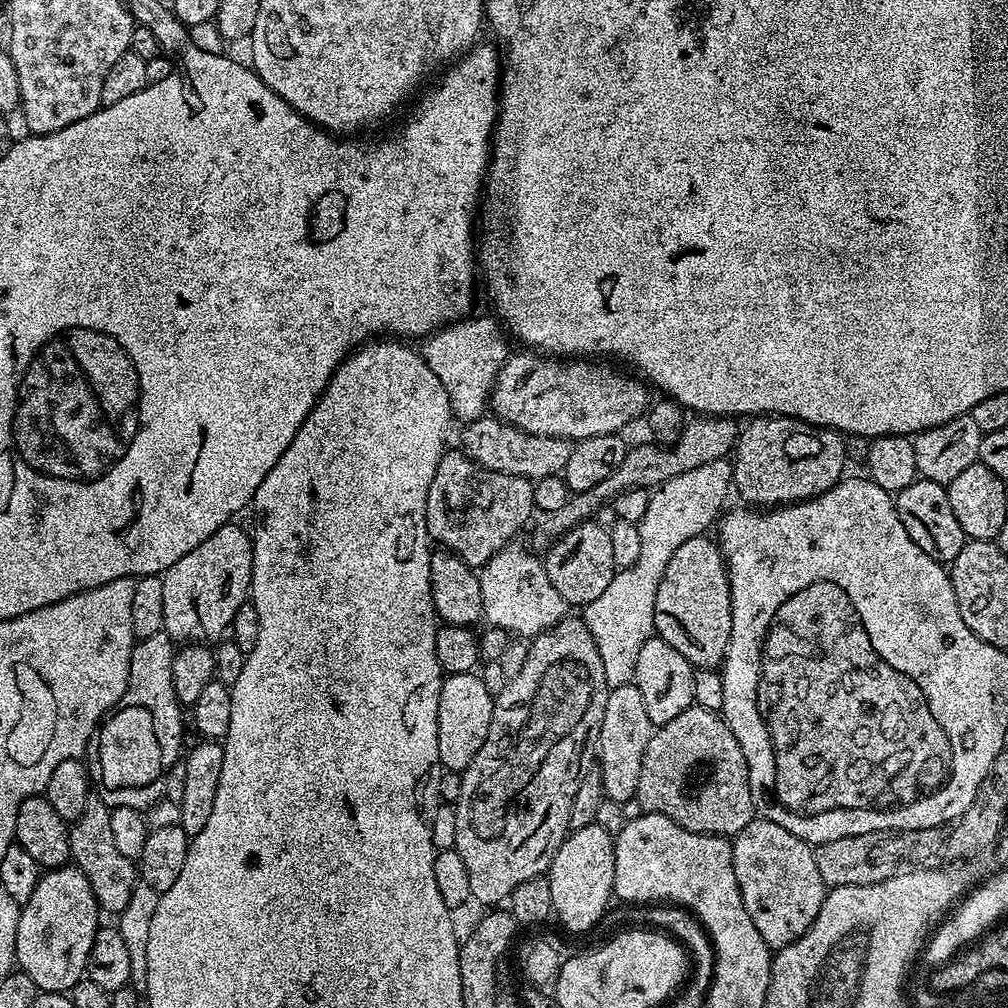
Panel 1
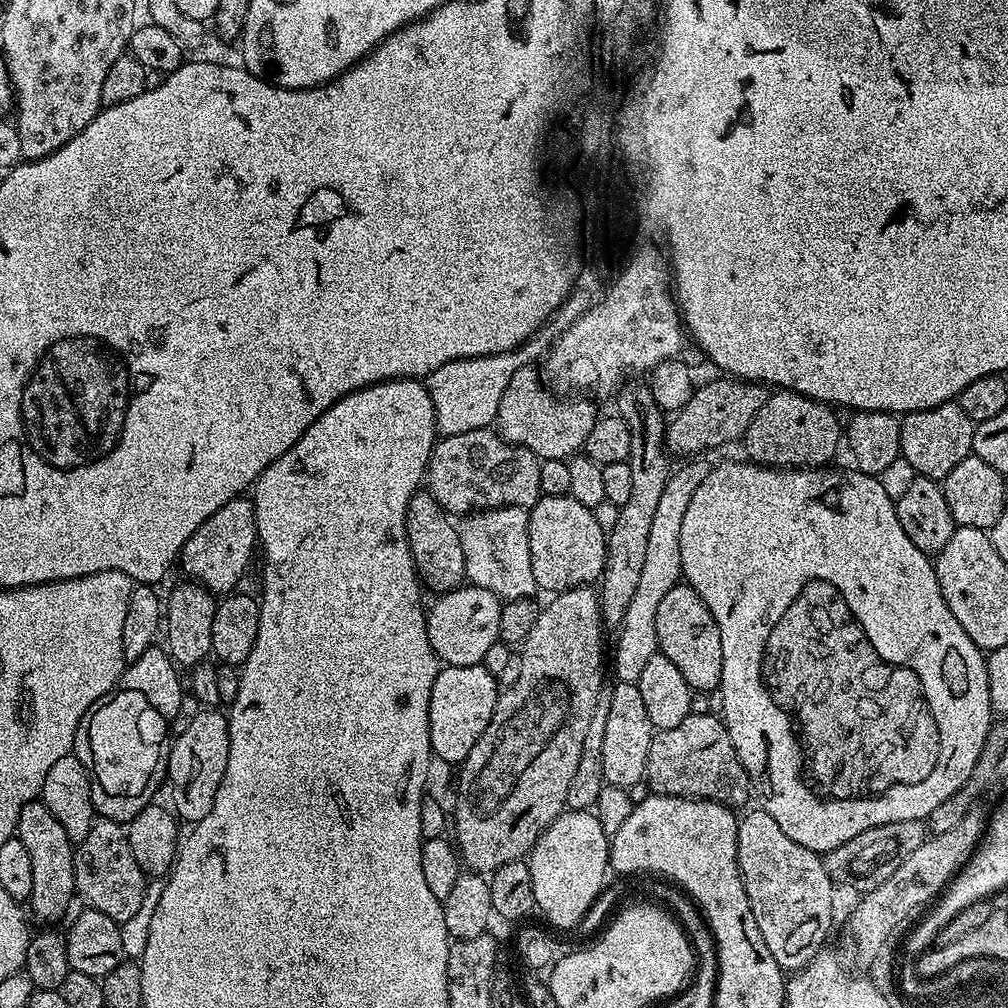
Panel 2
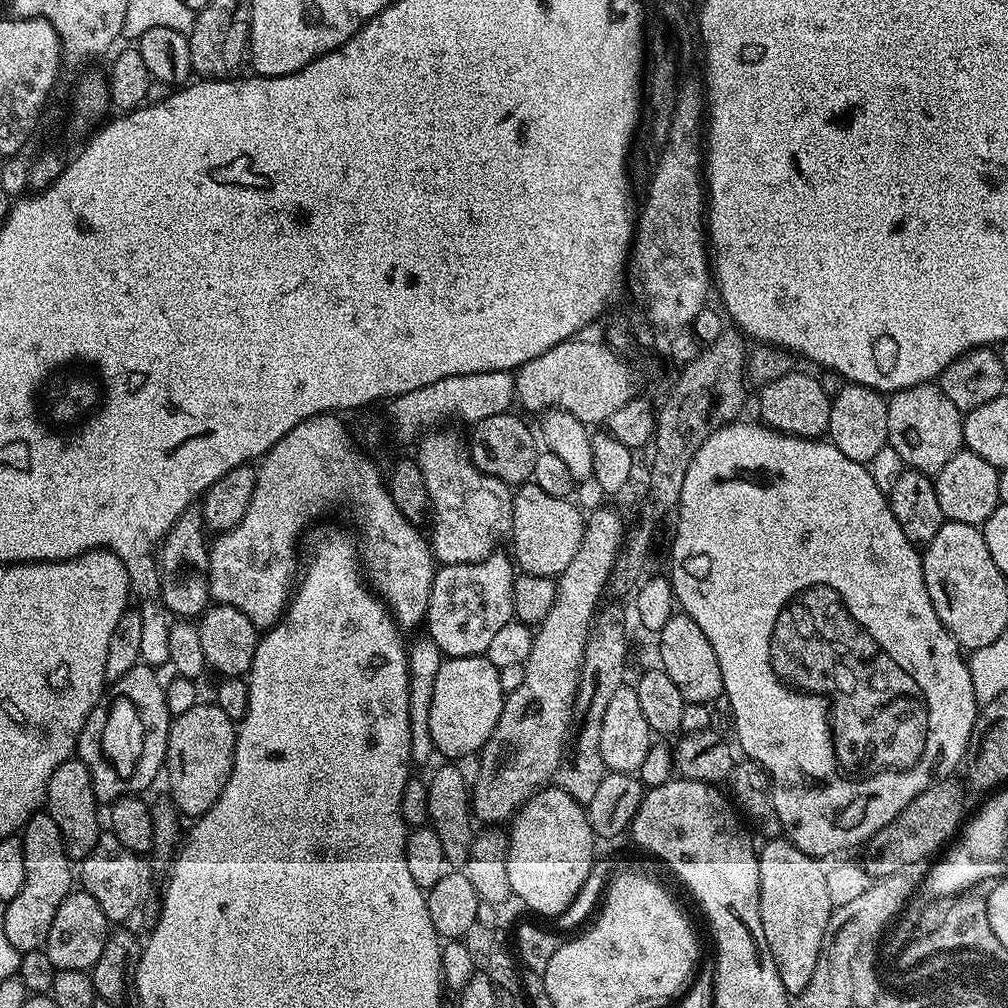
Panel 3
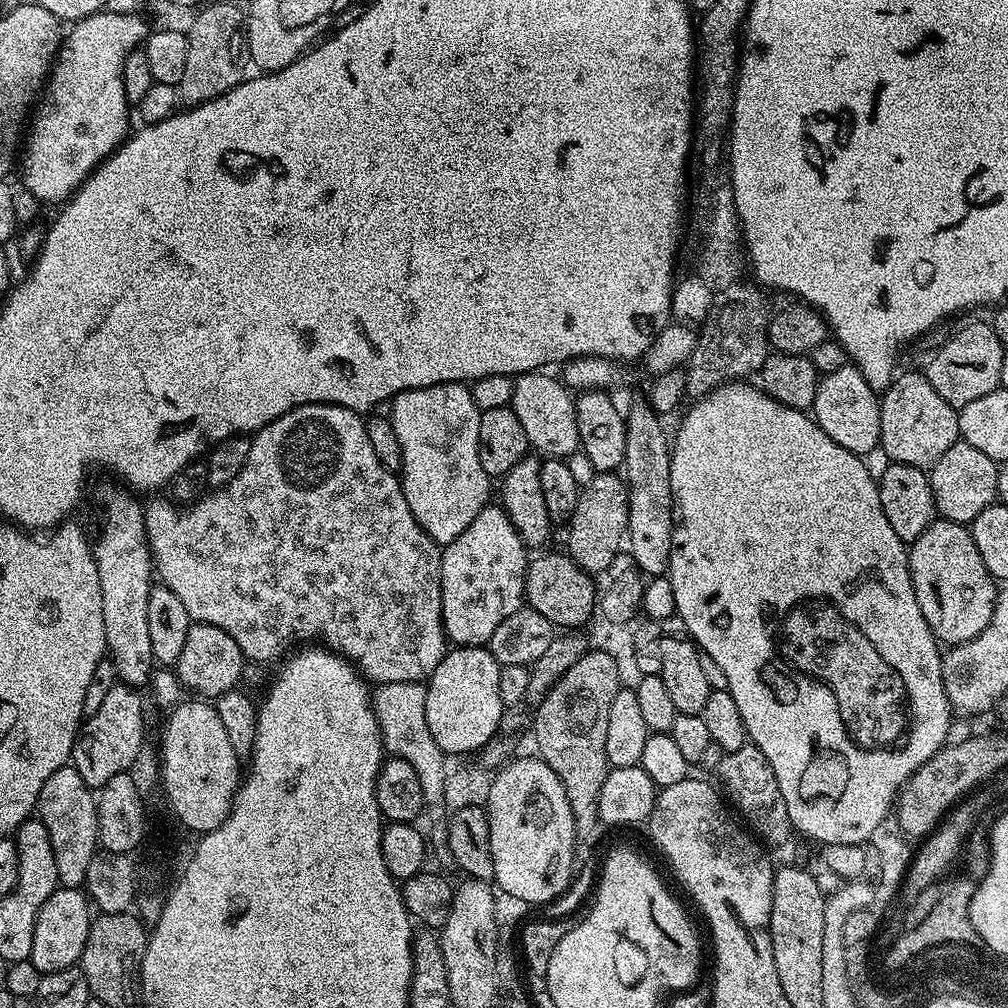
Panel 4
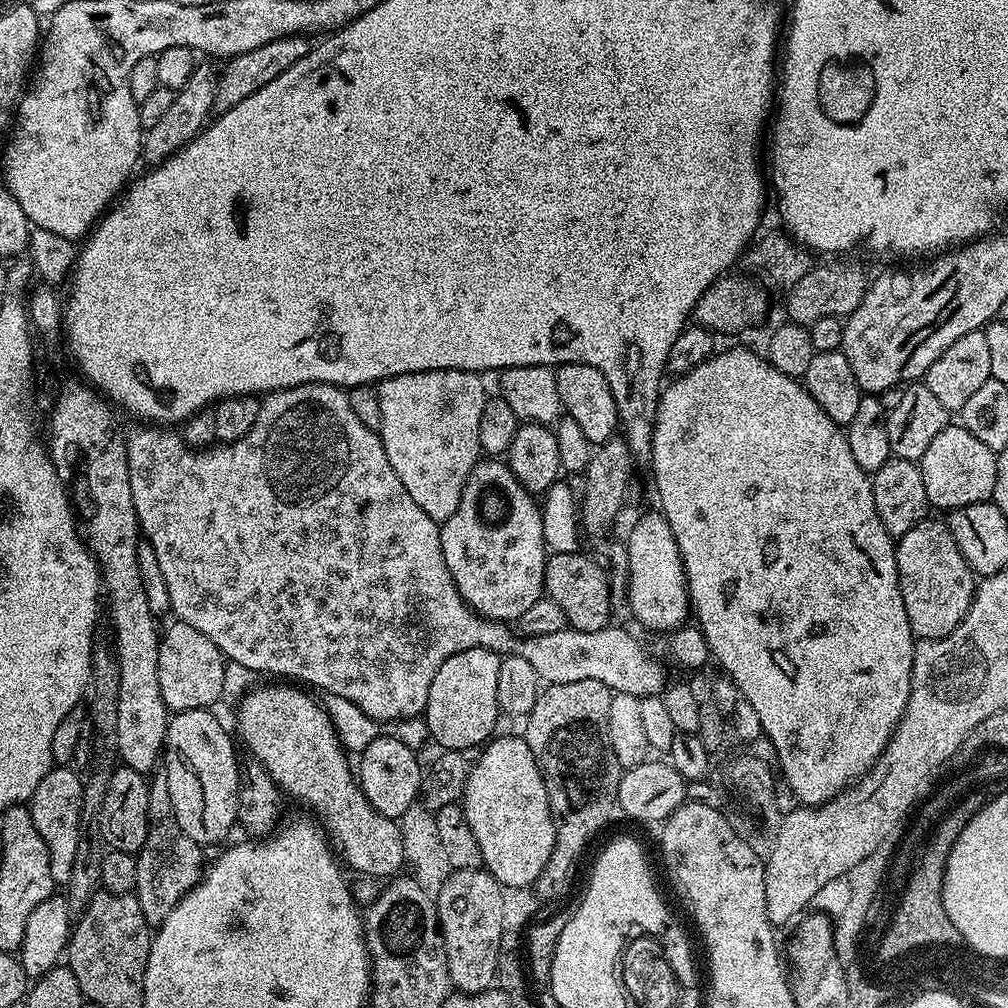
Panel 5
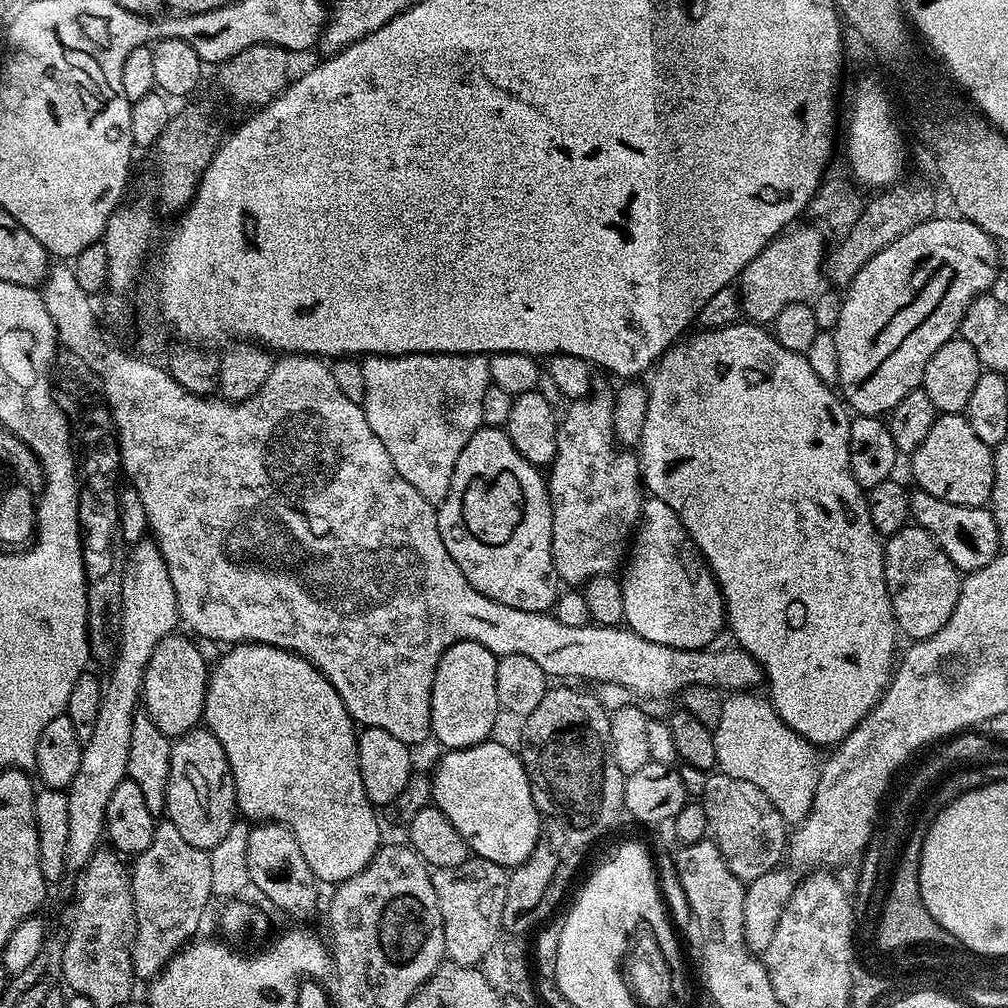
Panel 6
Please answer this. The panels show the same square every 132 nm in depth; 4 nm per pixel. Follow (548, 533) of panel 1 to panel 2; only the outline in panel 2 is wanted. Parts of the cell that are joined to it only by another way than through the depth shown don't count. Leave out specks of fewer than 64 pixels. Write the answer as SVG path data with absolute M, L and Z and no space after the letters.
M735 378L712 380L693 391L692 397L675 413L676 421L666 428L666 447L669 453L681 452L684 458L696 458L707 448L720 448L723 444L739 441L754 422L754 414L762 410L769 389L763 383Z

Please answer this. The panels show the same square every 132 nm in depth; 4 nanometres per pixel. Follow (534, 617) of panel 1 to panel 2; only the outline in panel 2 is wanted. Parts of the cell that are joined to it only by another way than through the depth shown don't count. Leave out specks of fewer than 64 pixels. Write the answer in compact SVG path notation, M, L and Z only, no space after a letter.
M485 508L471 513L465 519L468 521L459 525L467 583L490 590L504 602L537 595L530 566L528 513L527 508Z

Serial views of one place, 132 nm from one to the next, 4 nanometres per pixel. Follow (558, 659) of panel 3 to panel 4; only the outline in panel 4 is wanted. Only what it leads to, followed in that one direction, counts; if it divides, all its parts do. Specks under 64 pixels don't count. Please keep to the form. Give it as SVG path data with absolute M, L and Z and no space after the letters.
M597 472L596 477L579 489L577 504L568 525L567 555L589 574L606 570L622 551L628 534L628 486L623 475L616 472Z

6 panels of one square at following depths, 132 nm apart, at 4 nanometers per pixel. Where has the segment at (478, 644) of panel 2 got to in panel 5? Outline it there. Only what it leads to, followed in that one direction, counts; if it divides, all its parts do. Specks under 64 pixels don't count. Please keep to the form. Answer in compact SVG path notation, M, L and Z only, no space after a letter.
M481 458L476 461L474 470L470 470L466 478L466 486L462 486L458 510L440 524L440 541L458 594L462 594L465 602L480 616L488 620L516 622L545 595L544 571L550 551L543 540L540 511L537 497L524 489L503 459Z

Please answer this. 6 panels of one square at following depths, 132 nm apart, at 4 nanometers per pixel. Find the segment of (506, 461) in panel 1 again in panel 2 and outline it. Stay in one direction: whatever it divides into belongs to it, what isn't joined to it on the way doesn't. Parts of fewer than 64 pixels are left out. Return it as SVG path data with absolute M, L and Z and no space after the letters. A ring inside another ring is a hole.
M525 366L514 371L514 376L503 391L498 405L495 423L504 439L511 444L530 450L541 461L558 459L567 461L575 457L583 449L590 430L594 430L598 419L598 411L591 399L559 400L544 389L545 381L535 367ZM540 376L541 380L540 381ZM544 383L544 384L543 384ZM500 424L500 425L499 425Z

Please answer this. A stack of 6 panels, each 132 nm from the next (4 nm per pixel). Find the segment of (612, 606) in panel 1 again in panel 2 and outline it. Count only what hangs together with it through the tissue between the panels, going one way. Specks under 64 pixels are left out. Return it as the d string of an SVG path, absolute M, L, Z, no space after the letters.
M696 458L684 463L680 470L676 469L669 475L666 489L662 492L661 501L658 502L657 511L650 526L649 545L646 546L646 559L643 566L641 581L635 590L634 598L624 615L623 622L617 631L616 648L614 650L614 670L621 683L635 683L641 676L643 667L650 658L657 655L659 644L657 630L655 629L654 614L662 598L669 593L674 585L681 581L681 530L682 519L690 500L698 486L711 471L711 465L704 458Z

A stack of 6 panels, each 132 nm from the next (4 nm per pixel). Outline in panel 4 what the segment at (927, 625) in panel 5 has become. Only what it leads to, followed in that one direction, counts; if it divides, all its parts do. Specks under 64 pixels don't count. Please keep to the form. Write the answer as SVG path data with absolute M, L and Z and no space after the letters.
M937 518L908 548L908 569L918 598L918 610L941 645L951 646L978 638L990 622L996 605L997 581L992 579L971 531L965 525Z

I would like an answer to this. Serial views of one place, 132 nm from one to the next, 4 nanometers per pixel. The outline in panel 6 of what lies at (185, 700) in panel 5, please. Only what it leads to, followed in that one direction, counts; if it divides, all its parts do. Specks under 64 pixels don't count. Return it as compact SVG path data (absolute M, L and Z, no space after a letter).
M173 634L162 638L158 646L154 646L154 654L150 654L150 662L144 671L144 691L142 693L142 708L149 718L158 726L162 734L170 738L179 738L191 732L204 719L204 703L208 693L208 678L210 665L202 660L195 645L195 639Z

